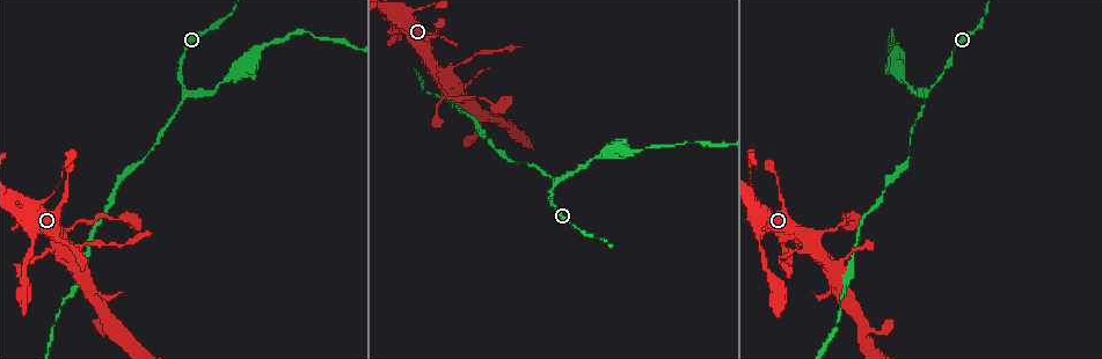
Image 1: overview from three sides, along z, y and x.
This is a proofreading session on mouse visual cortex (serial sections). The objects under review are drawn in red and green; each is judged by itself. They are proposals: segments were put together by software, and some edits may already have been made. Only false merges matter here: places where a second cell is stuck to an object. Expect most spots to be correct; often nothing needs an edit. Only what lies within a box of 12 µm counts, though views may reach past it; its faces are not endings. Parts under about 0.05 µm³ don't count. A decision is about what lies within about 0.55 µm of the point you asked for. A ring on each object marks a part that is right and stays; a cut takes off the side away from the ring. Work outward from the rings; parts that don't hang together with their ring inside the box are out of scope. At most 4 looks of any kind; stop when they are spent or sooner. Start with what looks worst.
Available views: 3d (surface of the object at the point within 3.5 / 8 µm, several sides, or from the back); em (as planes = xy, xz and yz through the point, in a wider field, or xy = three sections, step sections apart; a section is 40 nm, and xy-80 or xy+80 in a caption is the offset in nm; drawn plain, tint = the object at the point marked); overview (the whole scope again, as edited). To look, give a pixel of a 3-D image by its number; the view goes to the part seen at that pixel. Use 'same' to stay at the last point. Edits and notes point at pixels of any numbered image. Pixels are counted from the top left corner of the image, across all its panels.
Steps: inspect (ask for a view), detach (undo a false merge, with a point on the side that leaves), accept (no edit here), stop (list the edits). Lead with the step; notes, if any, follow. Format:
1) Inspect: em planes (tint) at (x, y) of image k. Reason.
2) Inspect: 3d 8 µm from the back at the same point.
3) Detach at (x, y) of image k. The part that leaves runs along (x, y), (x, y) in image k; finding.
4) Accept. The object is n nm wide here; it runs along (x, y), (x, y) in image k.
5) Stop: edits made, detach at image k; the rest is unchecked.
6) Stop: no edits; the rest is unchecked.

Inspect: 3d 3.5 µm from the back at (86, 245) of image 1. Thin neck.

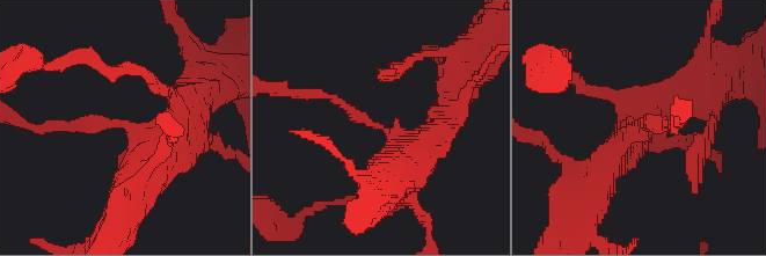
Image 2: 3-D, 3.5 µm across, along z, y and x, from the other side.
Inspect: em xy step 3 (tint) at (123, 122) of image 2. Now the EM.

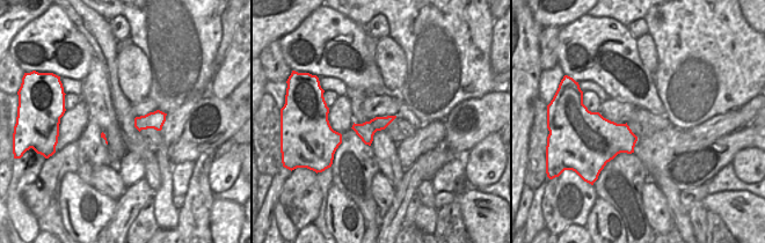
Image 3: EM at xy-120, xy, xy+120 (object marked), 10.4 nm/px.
Accept. The object is 180 nm wide here; it runs along (443, 128), (407, 140), (311, 93) in image 2; all the same cell.

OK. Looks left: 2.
Inspect: 3d 3.5 µm at (186, 92) of image 1.

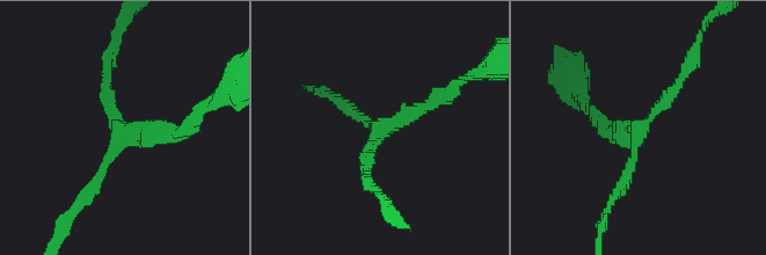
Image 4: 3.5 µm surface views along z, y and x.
Accept. 3 arms meet here; the arms are 150, 150, 200 nm wide; it runs along (367, 177), (371, 136), (445, 95) in image 4; continuous, no second cell.

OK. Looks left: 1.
Stop: no edits; the rest is unchecked.

